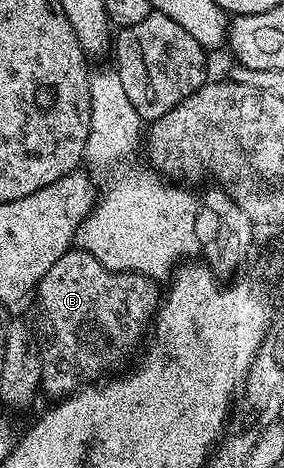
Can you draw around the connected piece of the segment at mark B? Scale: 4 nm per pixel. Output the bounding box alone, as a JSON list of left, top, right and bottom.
[37,250,161,398]

